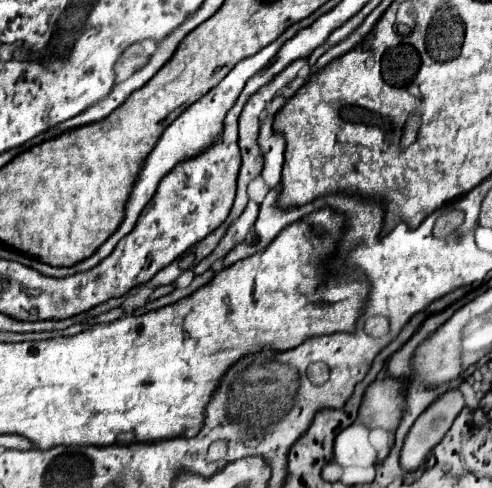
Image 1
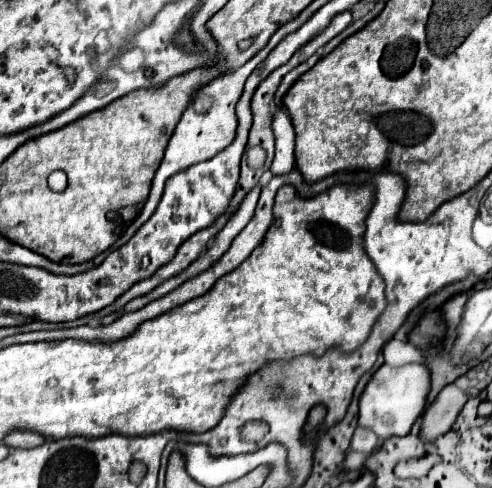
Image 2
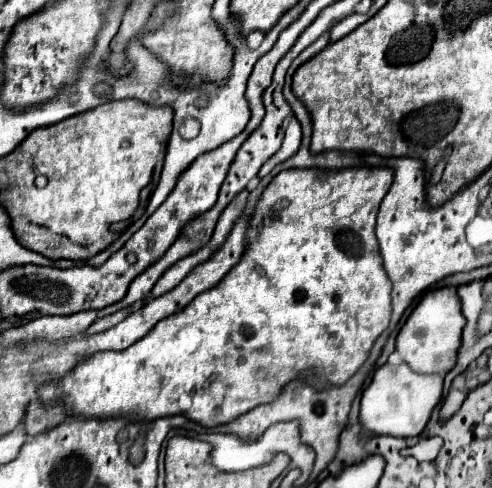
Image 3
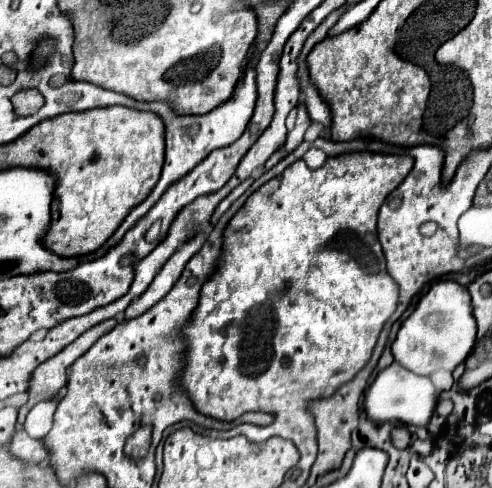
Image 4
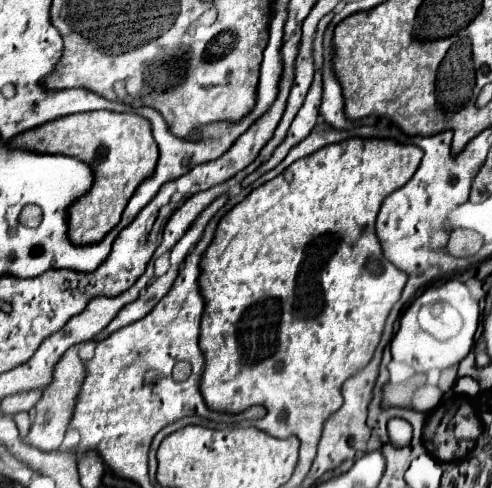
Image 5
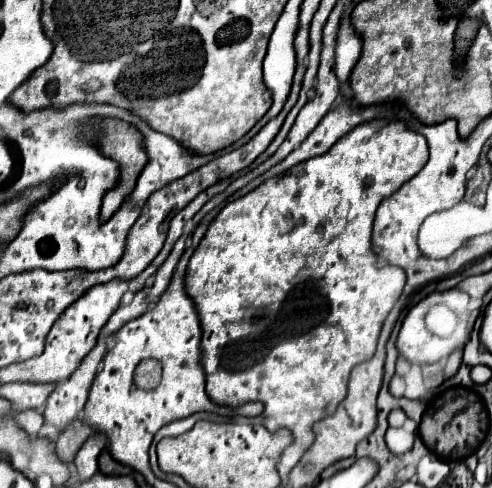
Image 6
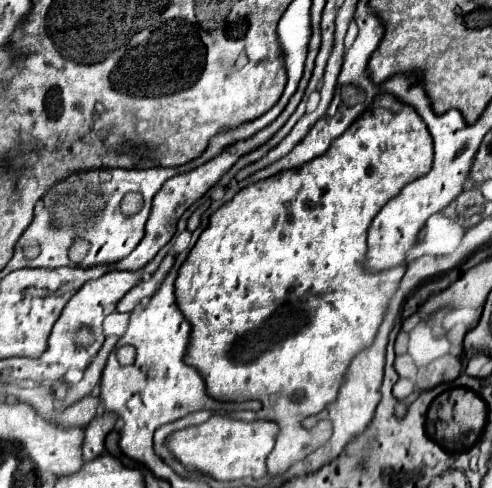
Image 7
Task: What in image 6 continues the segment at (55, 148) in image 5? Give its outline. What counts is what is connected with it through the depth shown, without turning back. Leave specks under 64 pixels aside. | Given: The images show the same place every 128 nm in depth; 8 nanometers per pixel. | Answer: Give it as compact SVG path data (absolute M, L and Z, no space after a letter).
M110 120L100 126L100 148L106 156L114 158L120 164L120 182L114 190L110 190L104 196L102 202L102 220L108 220L116 208L130 196L130 192L136 186L138 174L142 172L146 164L146 152L142 148L142 138L140 134L128 126L120 124L120 120Z

